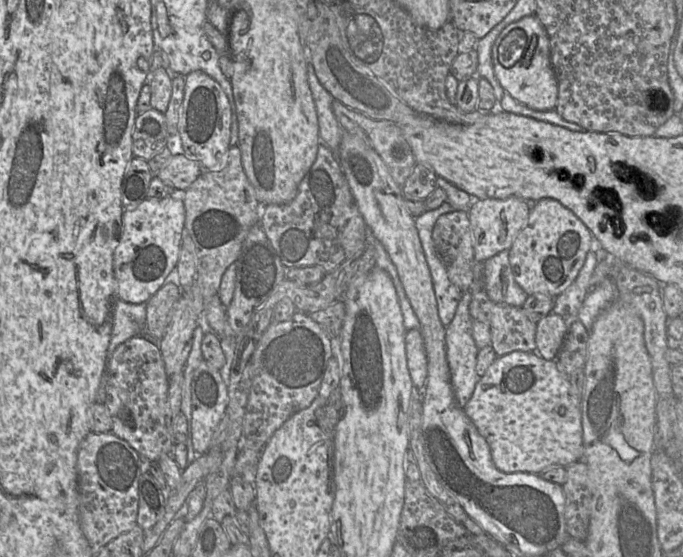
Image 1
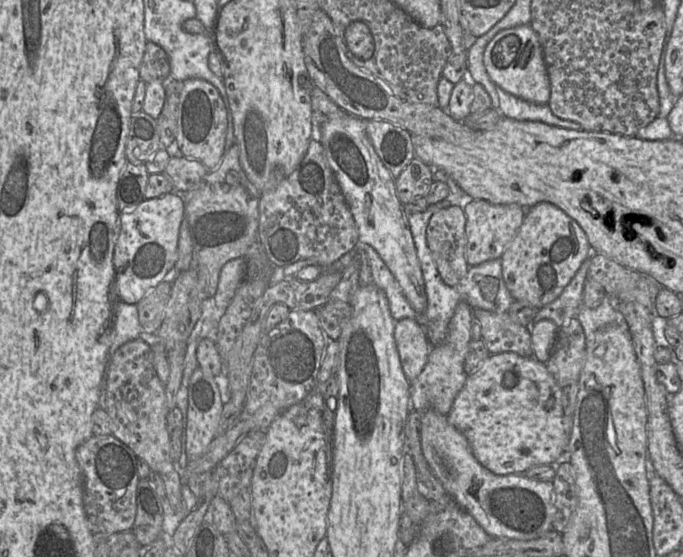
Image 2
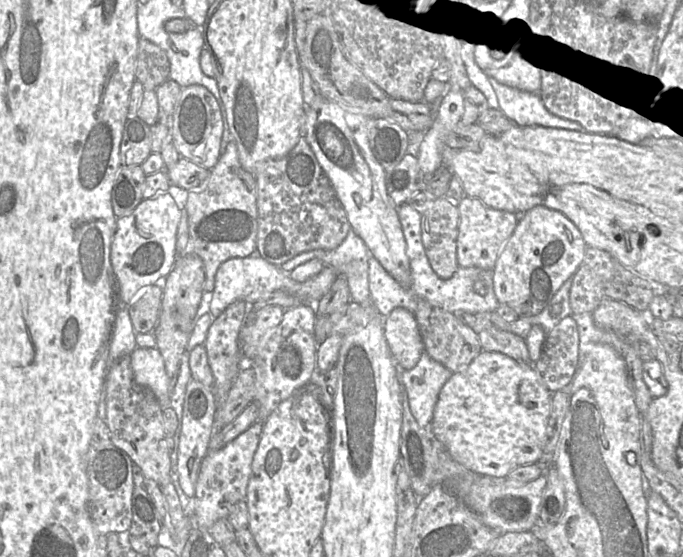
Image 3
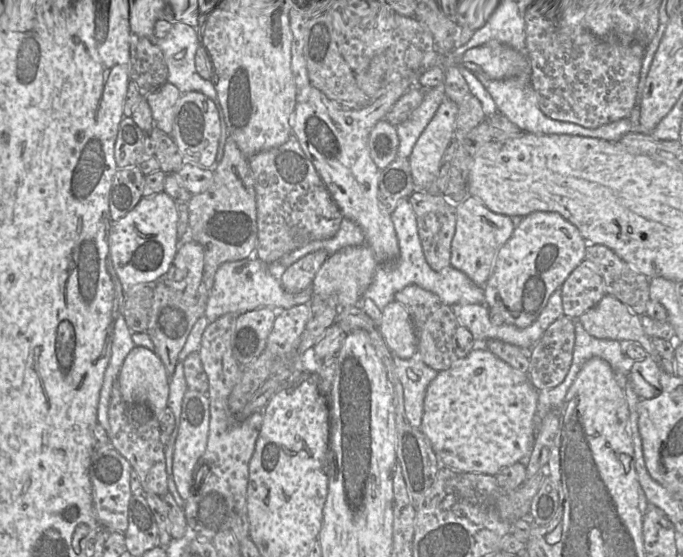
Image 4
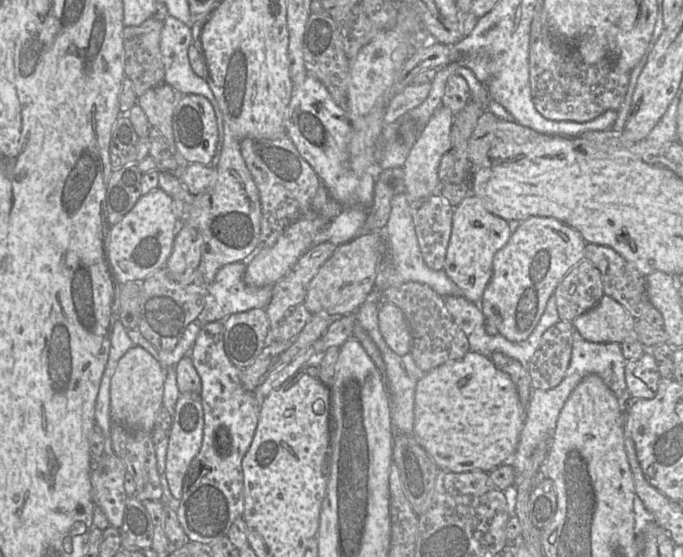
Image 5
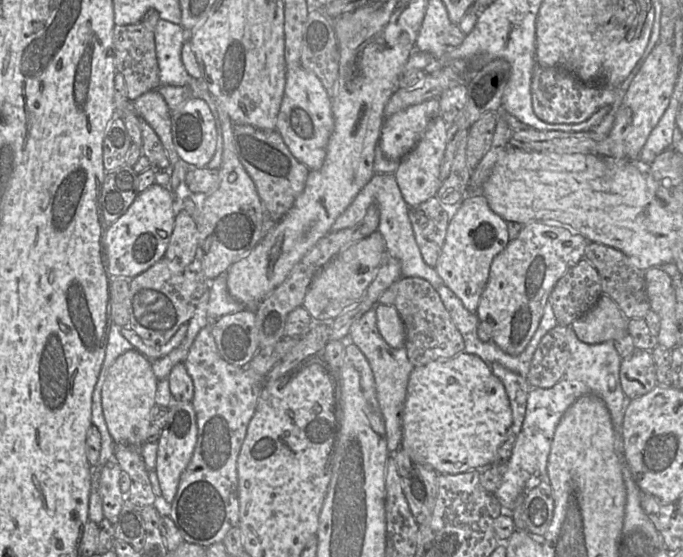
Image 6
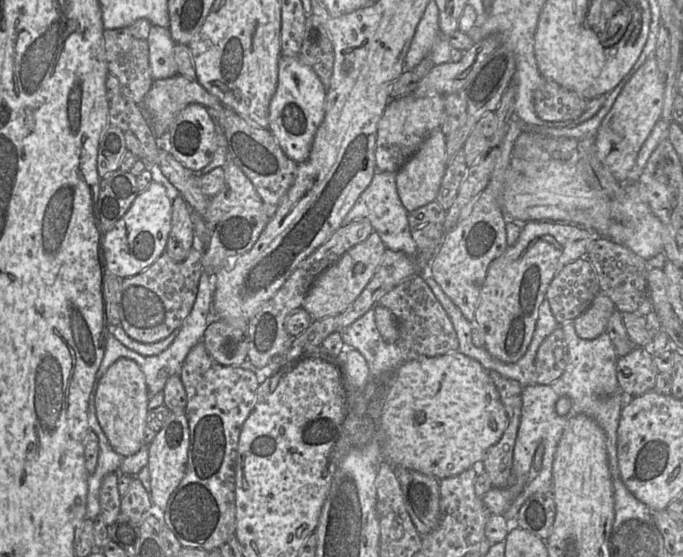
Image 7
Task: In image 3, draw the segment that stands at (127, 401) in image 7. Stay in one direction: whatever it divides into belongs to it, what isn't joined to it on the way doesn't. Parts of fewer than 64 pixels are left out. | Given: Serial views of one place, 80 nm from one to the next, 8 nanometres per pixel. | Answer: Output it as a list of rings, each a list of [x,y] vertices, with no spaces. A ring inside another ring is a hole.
[[[136,347],[130,354],[130,360],[135,382],[150,389],[162,409],[170,407],[168,376],[163,356],[157,347]]]

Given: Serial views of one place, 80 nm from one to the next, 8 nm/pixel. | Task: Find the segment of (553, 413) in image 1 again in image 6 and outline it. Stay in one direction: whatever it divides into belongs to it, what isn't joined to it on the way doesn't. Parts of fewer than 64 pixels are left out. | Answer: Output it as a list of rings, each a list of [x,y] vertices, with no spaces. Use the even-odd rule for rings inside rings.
[[[462,352],[457,356],[445,360],[437,360],[422,366],[417,366],[410,374],[407,397],[402,413],[403,439],[402,446],[409,456],[416,462],[433,468],[439,474],[460,474],[479,467],[492,466],[497,451],[504,443],[508,430],[512,424],[512,412],[505,388],[501,381],[492,373],[490,364],[484,362],[478,356]]]

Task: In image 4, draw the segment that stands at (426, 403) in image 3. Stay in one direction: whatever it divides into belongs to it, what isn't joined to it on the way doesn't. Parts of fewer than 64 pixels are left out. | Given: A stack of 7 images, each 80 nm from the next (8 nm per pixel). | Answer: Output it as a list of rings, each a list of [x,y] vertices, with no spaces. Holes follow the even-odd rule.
[[[416,352],[409,359],[393,356],[395,374],[403,386],[405,414],[411,426],[420,429],[427,388],[438,372],[427,366]]]

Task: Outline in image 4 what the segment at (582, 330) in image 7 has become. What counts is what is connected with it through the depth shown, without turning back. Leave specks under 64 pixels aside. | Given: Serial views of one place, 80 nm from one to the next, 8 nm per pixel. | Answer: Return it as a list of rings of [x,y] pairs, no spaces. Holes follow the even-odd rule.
[[[605,295],[592,309],[578,319],[586,332],[598,339],[622,343],[638,342],[659,364],[662,358],[656,352],[652,339],[645,333],[641,316],[632,312],[617,298]]]

